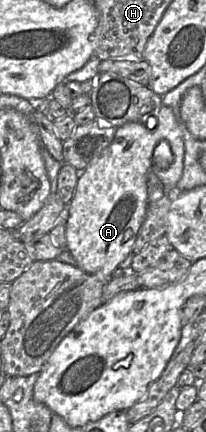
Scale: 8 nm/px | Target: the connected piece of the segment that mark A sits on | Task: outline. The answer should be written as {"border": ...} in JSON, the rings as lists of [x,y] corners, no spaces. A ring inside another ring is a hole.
{"border":[[[162,105],[157,125],[148,129],[142,122],[129,122],[117,127],[111,144],[88,167],[80,171],[74,195],[68,204],[66,249],[83,271],[108,281],[121,262],[132,252],[134,242],[146,216],[148,177],[154,173],[167,190],[176,187],[184,167],[184,140],[171,107]]]}

